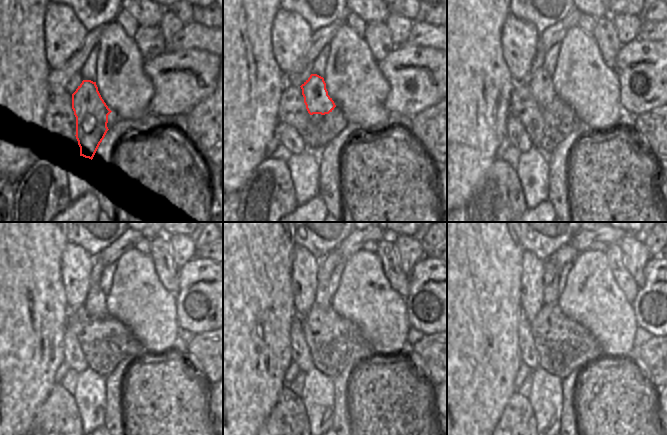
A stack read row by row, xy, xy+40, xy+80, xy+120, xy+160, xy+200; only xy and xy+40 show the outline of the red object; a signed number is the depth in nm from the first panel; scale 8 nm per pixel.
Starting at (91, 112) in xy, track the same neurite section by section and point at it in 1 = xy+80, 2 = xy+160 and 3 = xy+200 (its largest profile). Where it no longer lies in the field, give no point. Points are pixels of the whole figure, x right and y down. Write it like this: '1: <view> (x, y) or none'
1: xy+80 (541, 86)
2: xy+160 (323, 298)
3: xy+200 (552, 270)

